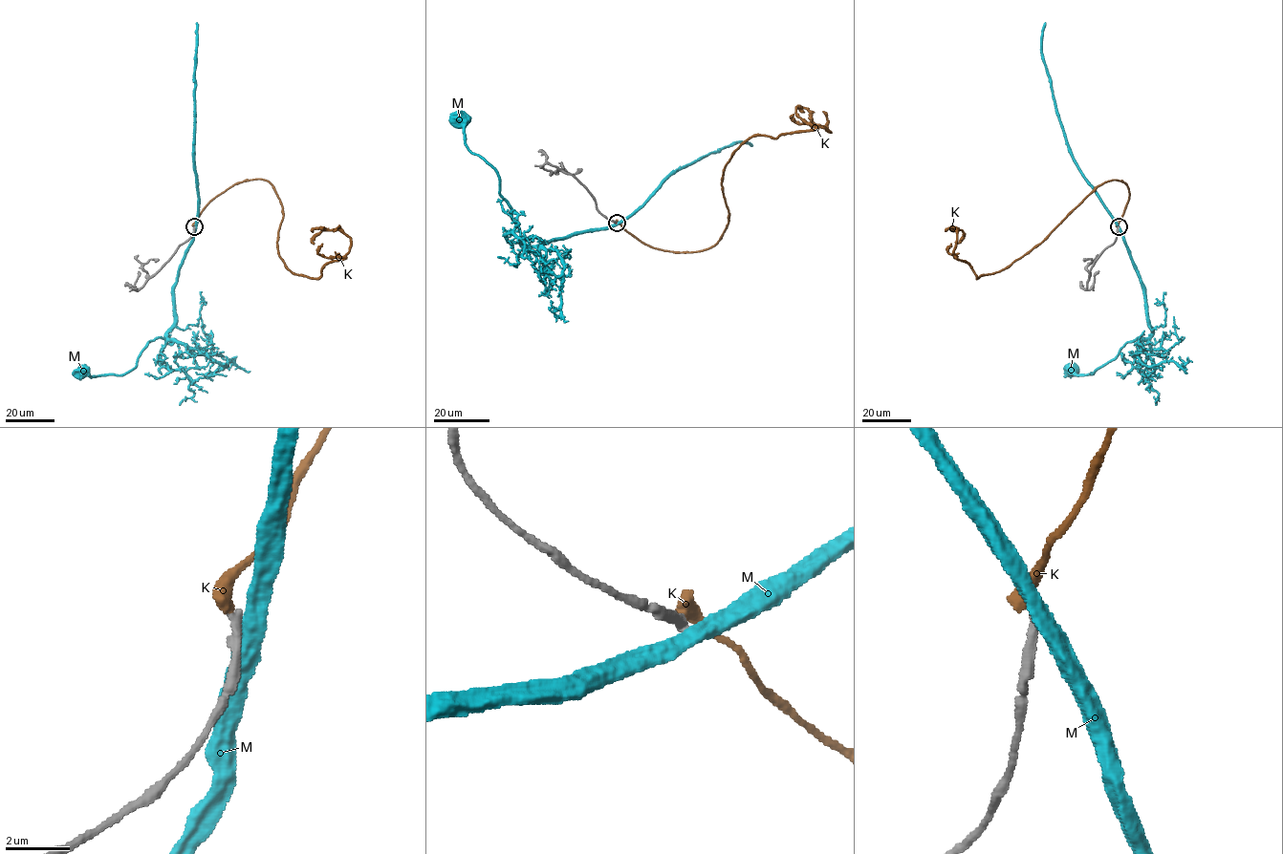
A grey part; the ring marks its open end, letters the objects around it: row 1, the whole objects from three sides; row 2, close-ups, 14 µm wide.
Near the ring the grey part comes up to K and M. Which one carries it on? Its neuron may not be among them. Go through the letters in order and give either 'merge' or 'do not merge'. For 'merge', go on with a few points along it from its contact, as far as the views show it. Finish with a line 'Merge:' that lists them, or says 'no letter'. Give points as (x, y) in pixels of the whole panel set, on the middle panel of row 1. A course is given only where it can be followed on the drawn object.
K: do not merge
M: do not merge
Merge: no letter

